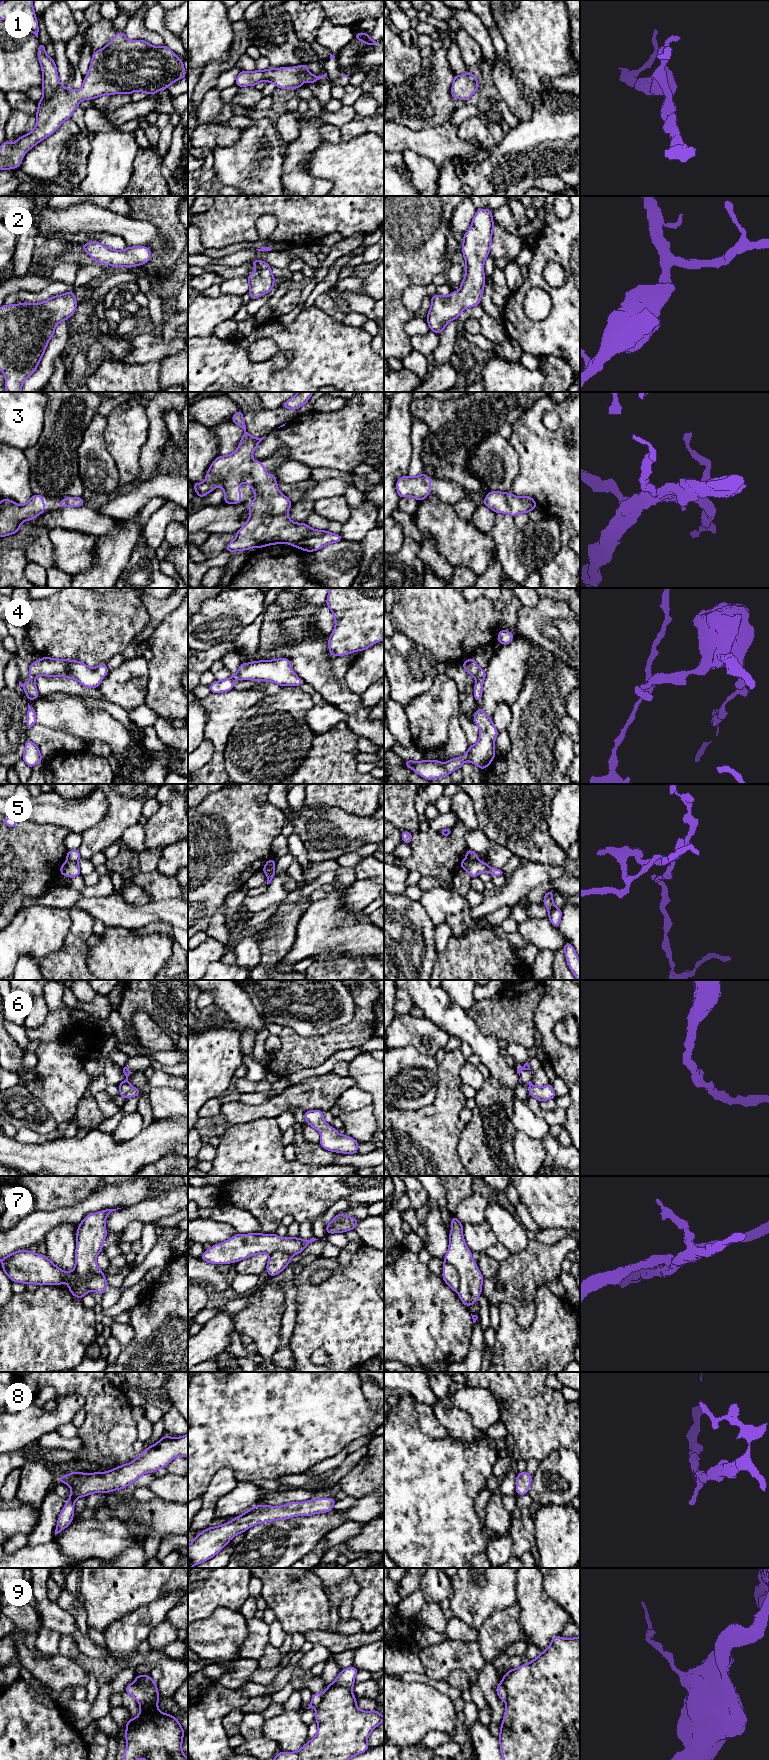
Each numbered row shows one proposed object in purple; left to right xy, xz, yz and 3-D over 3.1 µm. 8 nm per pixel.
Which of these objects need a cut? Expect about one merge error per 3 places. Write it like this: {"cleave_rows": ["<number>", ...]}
{"cleave_rows": ["5", "7", "9"]}

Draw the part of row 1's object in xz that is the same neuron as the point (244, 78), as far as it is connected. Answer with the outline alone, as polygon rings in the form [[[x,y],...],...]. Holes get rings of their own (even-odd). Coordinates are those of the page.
[[[302,64],[295,67],[270,68],[253,72],[240,71],[235,84],[238,87],[255,87],[259,82],[266,81],[274,83],[280,89],[296,89],[304,86],[304,82],[300,78],[301,74],[305,76],[306,83],[315,83],[321,77],[327,77],[327,73],[323,76],[311,74],[308,71],[308,64]]]

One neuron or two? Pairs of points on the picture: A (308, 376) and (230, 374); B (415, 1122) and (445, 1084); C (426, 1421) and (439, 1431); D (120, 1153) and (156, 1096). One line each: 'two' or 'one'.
A: one
B: one
C: one
D: two

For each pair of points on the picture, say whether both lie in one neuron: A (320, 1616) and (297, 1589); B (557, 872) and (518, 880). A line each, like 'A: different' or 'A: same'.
A: same
B: same

